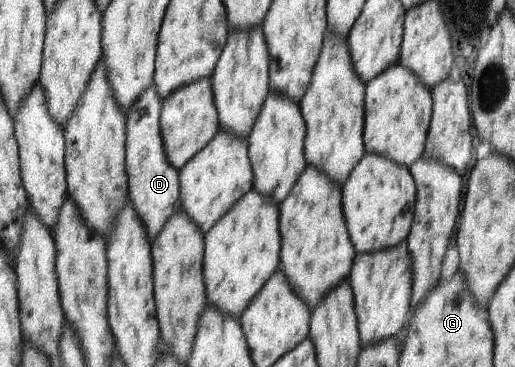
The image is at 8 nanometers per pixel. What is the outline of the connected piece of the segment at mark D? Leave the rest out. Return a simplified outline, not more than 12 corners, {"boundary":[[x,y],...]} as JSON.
{"boundary":[[153,84],[126,116],[130,200],[152,246],[176,213],[180,172]]}

